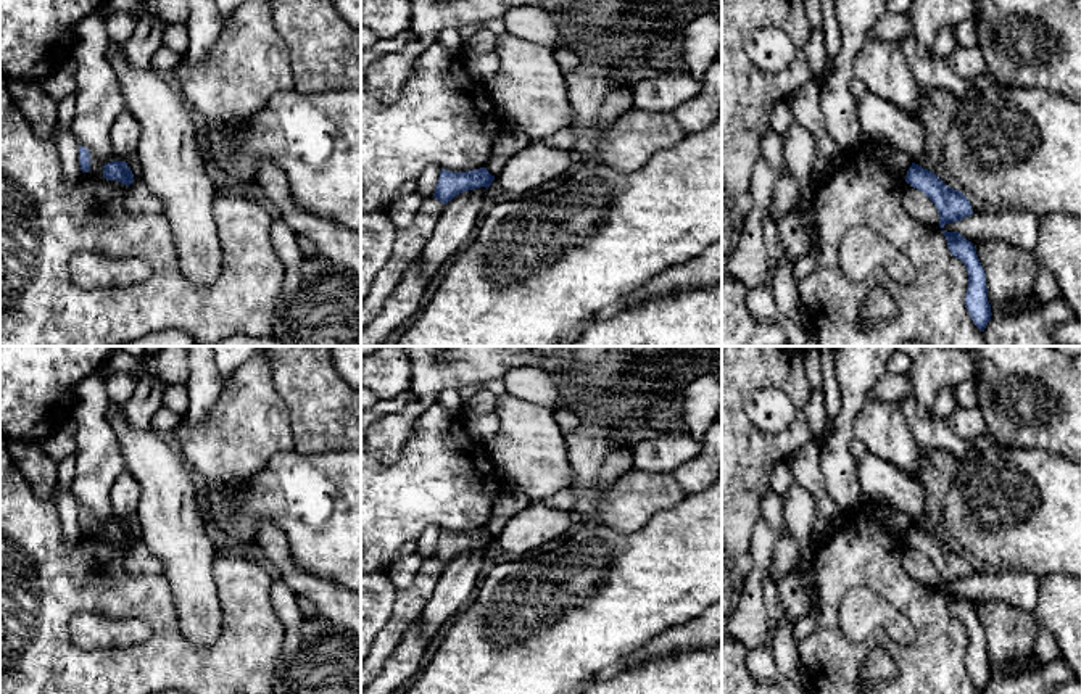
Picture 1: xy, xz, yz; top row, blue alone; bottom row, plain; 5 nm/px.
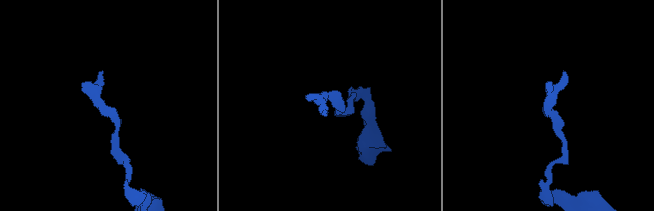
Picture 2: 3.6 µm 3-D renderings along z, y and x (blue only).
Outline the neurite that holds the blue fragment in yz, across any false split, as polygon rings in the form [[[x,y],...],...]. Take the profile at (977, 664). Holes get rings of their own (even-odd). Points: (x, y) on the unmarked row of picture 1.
[[[941,591],[947,601],[947,609],[960,620],[968,633],[968,651],[965,655],[965,667],[975,686],[984,692],[988,683],[991,681],[991,665],[988,662],[986,634],[978,620],[975,607],[971,602],[963,599],[959,593]]]

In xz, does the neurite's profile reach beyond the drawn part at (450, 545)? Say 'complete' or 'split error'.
complete

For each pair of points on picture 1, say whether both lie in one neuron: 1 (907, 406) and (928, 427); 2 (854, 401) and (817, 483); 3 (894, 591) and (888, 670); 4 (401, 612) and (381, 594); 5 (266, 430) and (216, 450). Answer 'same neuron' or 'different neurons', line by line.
1: same neuron
2: different neurons
3: different neurons
4: different neurons
5: same neuron

